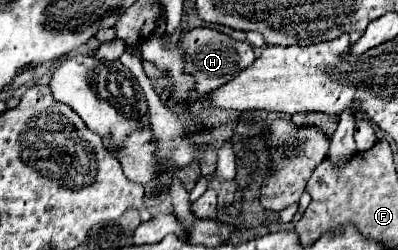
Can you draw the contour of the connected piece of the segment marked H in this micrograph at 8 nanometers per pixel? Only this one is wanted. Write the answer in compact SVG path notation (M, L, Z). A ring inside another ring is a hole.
M194 28L182 38L182 44L186 48L186 70L196 78L196 92L212 92L224 86L256 60L248 42L238 42L214 28Z

